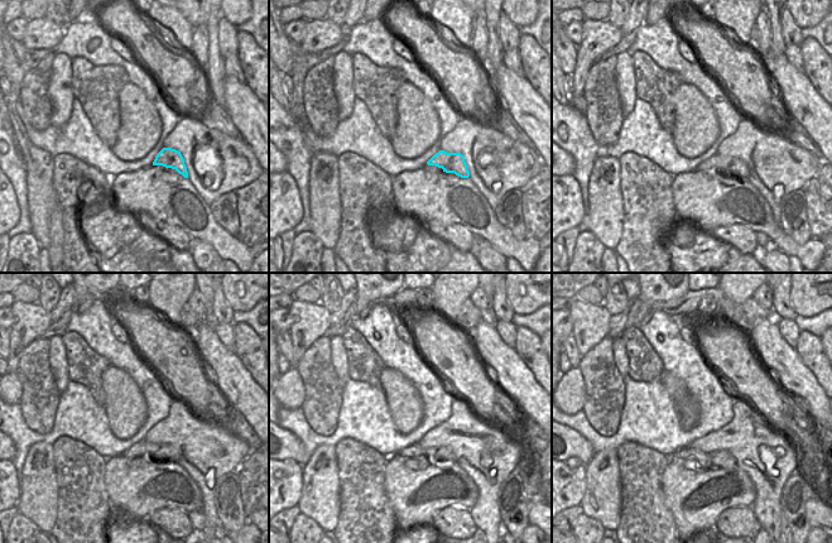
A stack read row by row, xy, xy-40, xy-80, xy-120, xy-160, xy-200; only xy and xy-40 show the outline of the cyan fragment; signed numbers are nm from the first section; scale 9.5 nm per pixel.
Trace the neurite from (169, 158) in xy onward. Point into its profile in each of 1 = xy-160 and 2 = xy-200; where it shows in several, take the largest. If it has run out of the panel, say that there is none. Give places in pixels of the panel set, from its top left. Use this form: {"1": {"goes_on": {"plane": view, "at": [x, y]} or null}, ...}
{"1": {"goes_on": {"plane": "xy-160", "at": [445, 455]}}, "2": {"goes_on": {"plane": "xy-200", "at": [716, 460]}}}

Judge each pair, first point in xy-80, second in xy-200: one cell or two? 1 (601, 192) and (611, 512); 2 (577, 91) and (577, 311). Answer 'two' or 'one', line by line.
1: one
2: one

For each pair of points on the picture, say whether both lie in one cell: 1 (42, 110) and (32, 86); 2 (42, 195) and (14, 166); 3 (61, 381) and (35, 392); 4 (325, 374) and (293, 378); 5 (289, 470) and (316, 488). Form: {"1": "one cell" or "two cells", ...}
{"1": "one cell", "2": "two cells", "3": "two cells", "4": "two cells", "5": "two cells"}

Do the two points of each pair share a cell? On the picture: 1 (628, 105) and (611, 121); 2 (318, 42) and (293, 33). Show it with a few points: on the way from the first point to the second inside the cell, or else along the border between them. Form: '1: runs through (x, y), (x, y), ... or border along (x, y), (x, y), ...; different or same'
1: border along (615, 81), (621, 113), (625, 116); different
2: border along (306, 20), (303, 38), (299, 42); different

